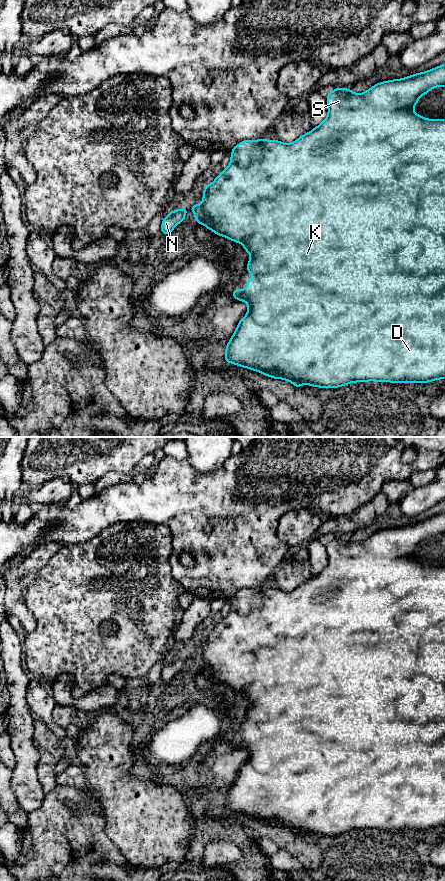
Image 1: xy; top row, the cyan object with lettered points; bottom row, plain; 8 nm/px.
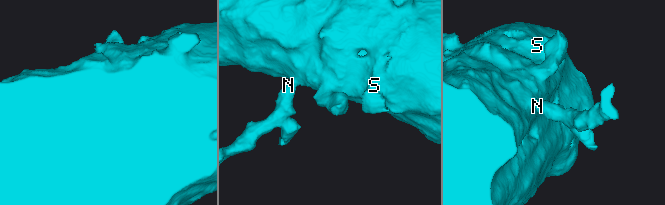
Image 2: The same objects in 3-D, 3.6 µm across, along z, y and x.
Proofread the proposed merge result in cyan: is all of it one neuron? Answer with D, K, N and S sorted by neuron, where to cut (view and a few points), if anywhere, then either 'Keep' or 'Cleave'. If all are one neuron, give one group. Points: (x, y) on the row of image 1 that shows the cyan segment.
Groups: D K N S. No split. Keep

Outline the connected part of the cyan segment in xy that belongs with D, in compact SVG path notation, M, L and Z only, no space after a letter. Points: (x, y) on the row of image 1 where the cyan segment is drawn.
M445 64L431 70L410 75L406 78L377 83L364 93L357 94L349 88L335 88L327 95L328 116L310 132L302 135L290 144L274 140L244 140L231 150L229 166L215 178L212 184L206 184L203 192L203 202L190 207L196 217L195 222L203 224L214 231L217 236L223 236L235 243L242 243L244 251L251 254L246 270L254 278L247 280L247 289L234 289L232 296L248 304L248 312L243 317L226 348L224 361L263 373L274 379L284 379L295 387L302 384L321 388L337 388L354 382L378 381L392 383L428 383L437 379L445 379L445 119L425 119L417 115L412 108L419 102L421 95L426 95L433 87L445 87Z

